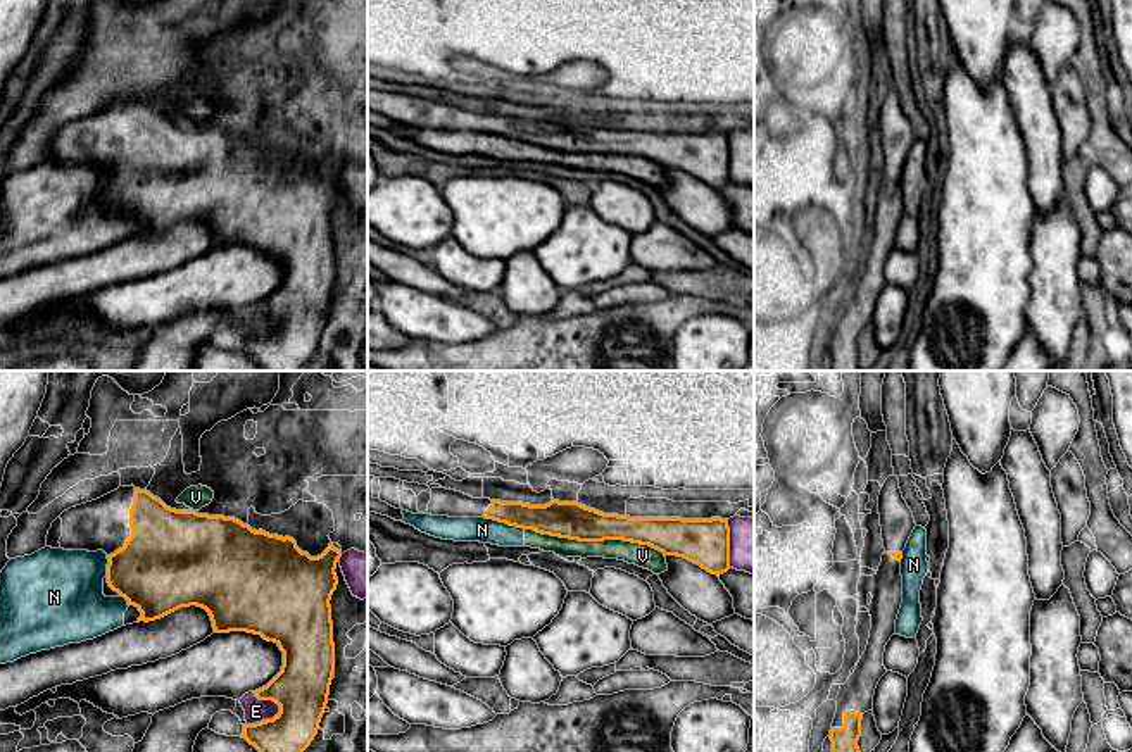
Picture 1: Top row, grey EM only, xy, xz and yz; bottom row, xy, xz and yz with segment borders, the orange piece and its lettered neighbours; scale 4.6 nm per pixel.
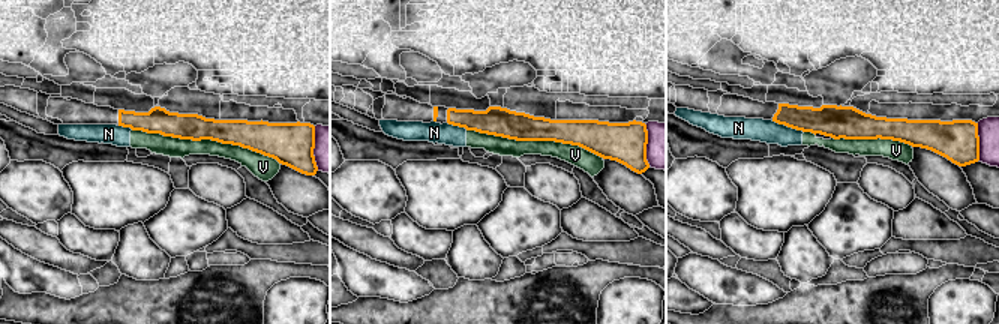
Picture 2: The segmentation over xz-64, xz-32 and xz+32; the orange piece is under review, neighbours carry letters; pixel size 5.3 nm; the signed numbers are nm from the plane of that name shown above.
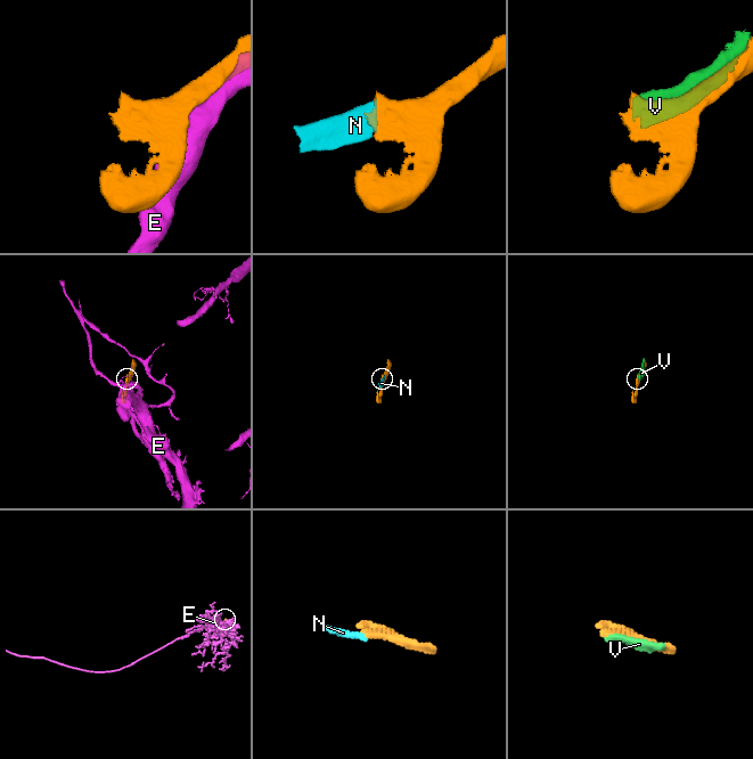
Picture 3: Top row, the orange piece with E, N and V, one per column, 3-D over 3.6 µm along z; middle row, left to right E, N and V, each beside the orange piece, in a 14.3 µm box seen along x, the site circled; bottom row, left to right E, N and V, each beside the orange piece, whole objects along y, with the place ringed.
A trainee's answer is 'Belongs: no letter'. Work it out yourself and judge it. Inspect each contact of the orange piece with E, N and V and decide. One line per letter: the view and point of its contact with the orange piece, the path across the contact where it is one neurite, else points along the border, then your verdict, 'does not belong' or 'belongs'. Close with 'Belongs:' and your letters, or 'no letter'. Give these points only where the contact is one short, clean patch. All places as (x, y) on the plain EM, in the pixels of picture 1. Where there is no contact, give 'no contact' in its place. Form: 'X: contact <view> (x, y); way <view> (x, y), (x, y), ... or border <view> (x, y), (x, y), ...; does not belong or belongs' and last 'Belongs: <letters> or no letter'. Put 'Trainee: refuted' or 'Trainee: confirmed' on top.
Trainee: confirmed
E: contact xy (266, 333); does not belong
N: contact xz (504, 135); border xz (484, 130), (523, 144); does not belong
V: contact xz (596, 154); does not belong
Belongs: no letter

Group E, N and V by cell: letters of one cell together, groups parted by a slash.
E / N V

